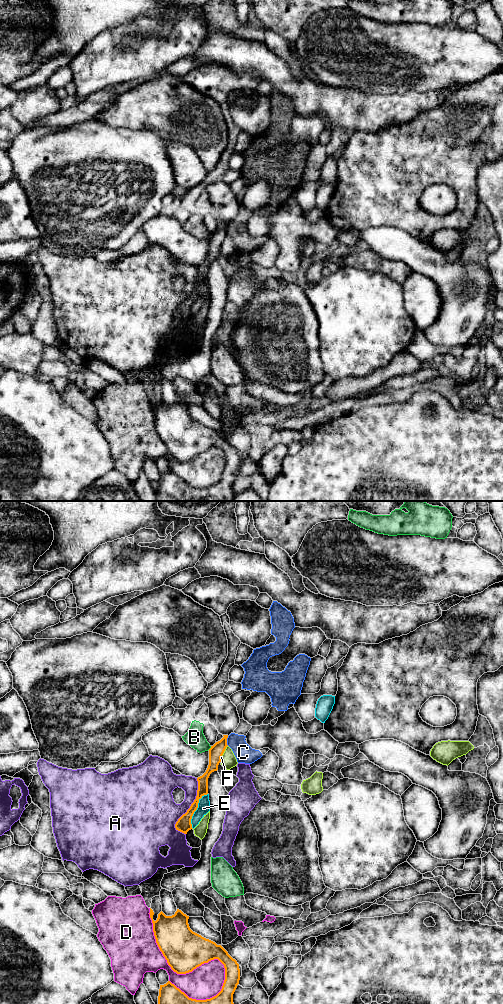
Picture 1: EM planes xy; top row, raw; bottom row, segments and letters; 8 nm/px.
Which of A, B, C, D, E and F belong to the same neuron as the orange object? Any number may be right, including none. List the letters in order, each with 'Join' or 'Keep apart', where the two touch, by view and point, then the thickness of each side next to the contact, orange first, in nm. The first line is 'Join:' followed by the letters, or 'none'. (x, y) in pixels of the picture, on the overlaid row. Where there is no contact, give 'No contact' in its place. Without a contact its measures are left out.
Join: none
A: Keep apart. Touches orange at xy (190, 807). Thickness 120 nm (orange) against 300 nm
B: Keep apart. Touches orange at xy (210, 748). Thickness 120 nm (orange) against 150 nm
C: Keep apart. Touches orange at xy (226, 741). Thickness 120 nm (orange) against 150 nm
D: Keep apart. Touches orange at xy (183, 973). Thickness 320 nm (orange) against 260 nm
E: Keep apart. Touches orange at xy (196, 809). Thickness 120 nm (orange) against 100 nm
F: Keep apart. Touches orange at xy (223, 752). Thickness 120 nm (orange) against 130 nm

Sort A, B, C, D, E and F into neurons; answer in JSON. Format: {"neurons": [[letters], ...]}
{"neurons": [["A"], ["B"], ["C"], ["D"], ["E"], ["F"]]}

